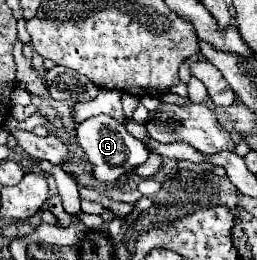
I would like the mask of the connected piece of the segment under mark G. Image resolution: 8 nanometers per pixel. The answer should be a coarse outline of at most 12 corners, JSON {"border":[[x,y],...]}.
{"border":[[111,116],[79,124],[93,178],[117,182],[149,156]]}

